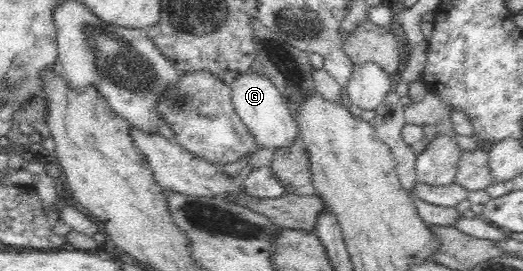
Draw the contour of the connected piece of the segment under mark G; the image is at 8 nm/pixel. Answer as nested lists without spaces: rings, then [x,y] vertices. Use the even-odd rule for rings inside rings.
[[[251,70],[234,78],[231,84],[231,101],[236,114],[240,117],[246,129],[252,133],[256,148],[270,148],[276,152],[279,148],[289,147],[299,136],[297,122],[288,109],[288,101],[278,90],[278,87],[261,74]]]

